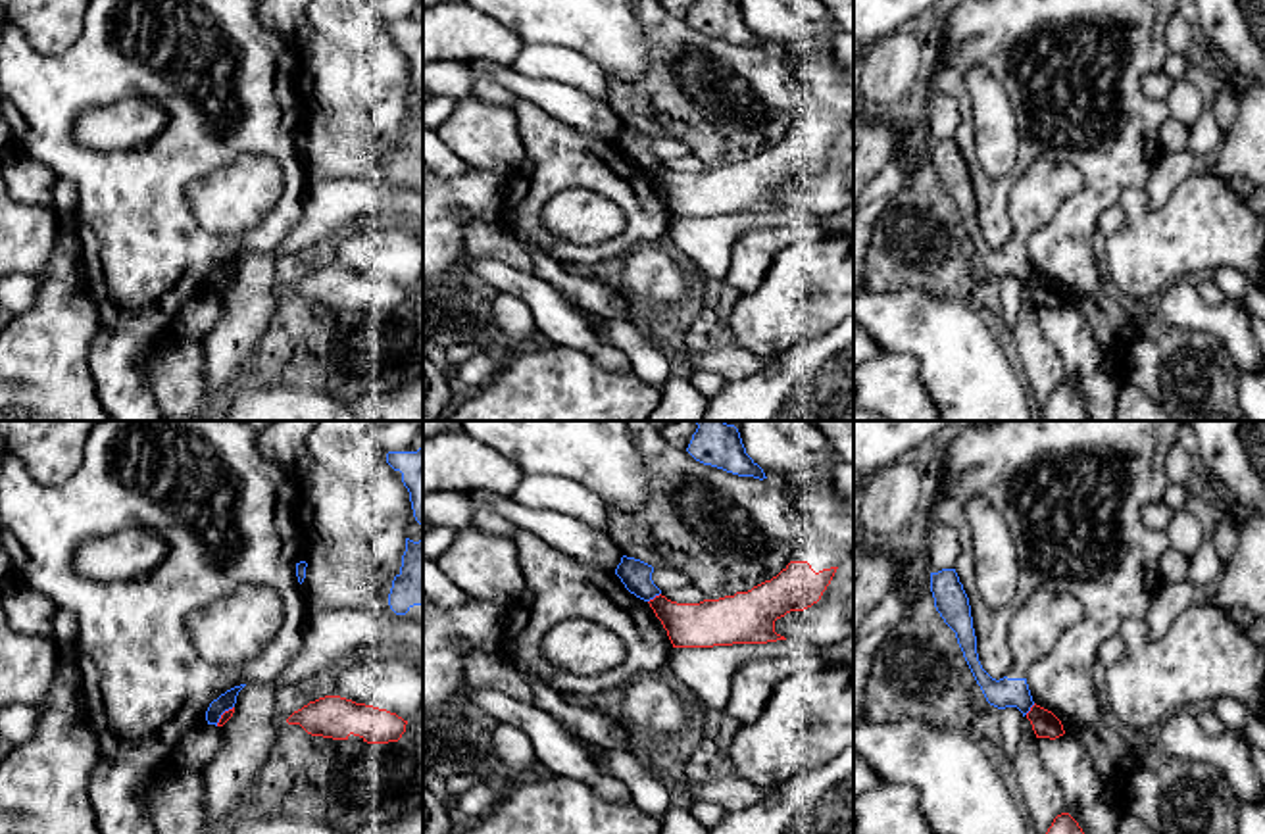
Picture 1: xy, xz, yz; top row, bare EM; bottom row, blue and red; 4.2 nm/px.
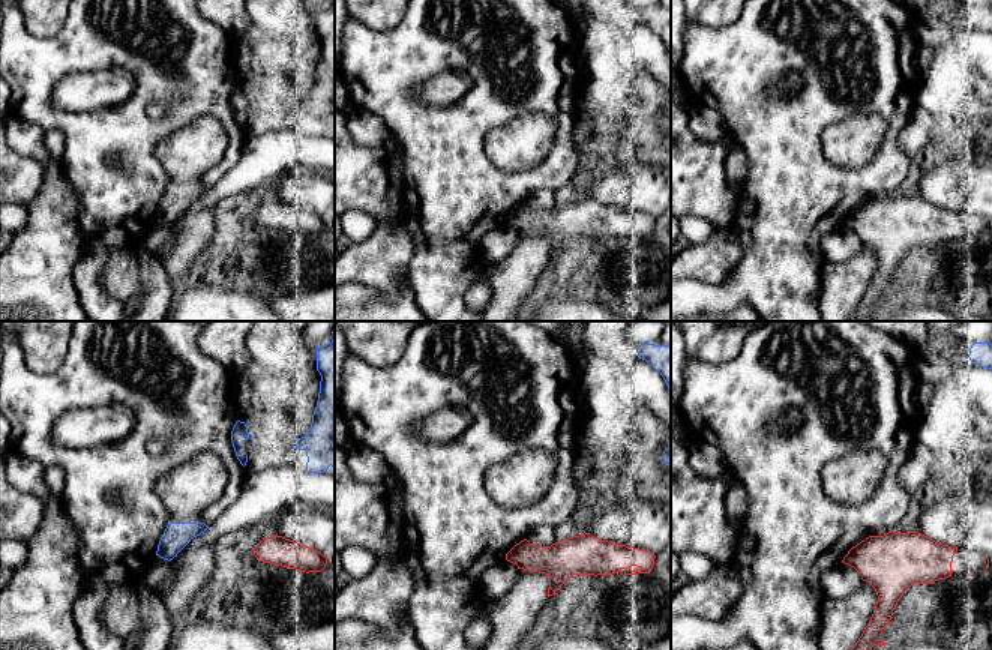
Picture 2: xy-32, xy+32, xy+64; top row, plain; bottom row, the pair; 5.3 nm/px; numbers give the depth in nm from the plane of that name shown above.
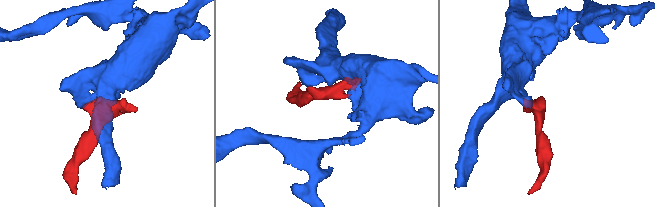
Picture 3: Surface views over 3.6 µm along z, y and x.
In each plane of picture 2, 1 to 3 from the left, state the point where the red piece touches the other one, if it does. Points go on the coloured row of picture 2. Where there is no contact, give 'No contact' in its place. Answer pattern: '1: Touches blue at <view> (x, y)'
1: No contact
2: No contact
3: No contact

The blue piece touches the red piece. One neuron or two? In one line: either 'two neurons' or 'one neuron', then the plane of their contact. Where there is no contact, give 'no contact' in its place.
two neurons; meets blue in xz

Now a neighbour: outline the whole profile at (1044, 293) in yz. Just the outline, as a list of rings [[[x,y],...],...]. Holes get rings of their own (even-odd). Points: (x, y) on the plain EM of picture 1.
[[[1036,273],[1027,282],[1027,288],[1030,290],[1036,307],[1055,309],[1065,304],[1061,290]]]

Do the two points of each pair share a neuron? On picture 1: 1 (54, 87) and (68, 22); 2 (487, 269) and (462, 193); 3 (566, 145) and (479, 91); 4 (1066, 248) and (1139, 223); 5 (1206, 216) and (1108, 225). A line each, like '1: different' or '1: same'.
1: different
2: different
3: different
4: different
5: different

